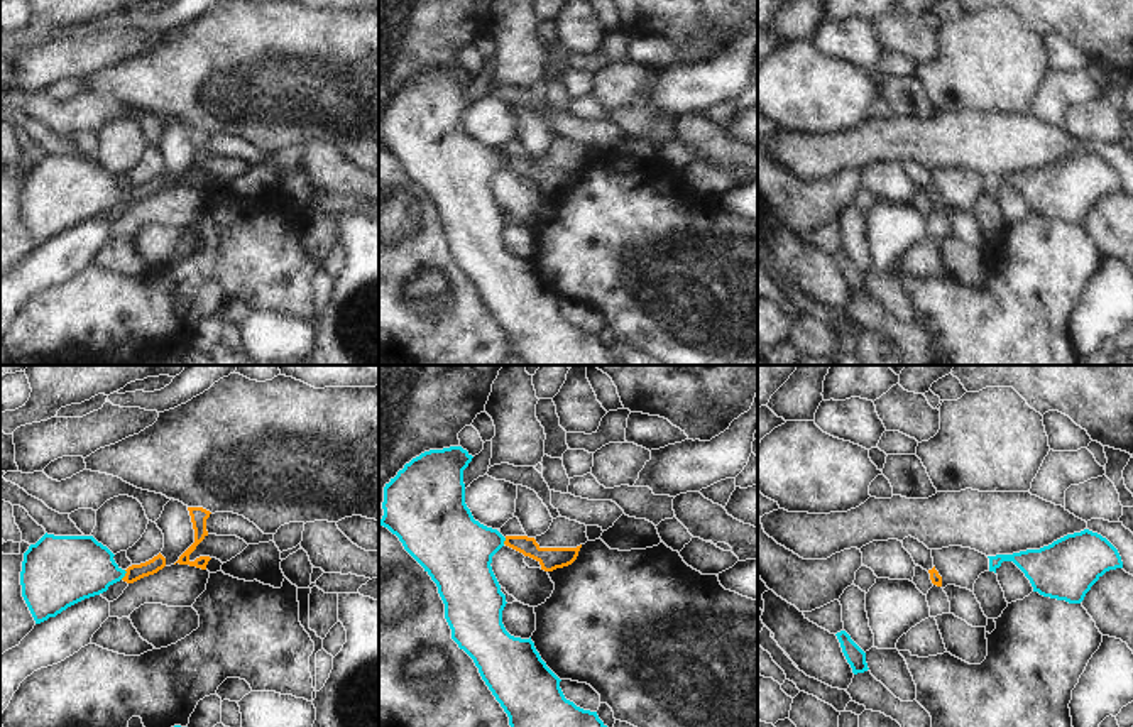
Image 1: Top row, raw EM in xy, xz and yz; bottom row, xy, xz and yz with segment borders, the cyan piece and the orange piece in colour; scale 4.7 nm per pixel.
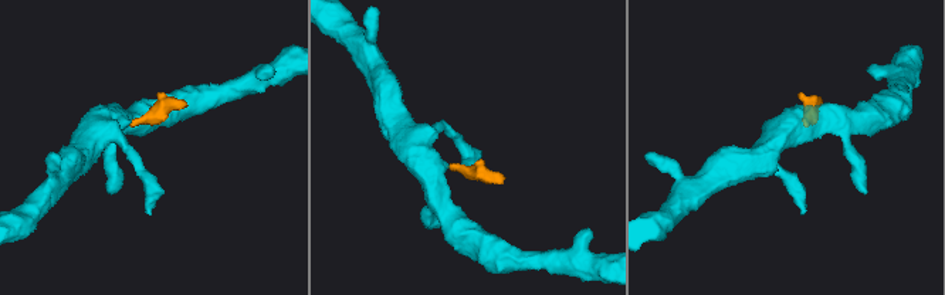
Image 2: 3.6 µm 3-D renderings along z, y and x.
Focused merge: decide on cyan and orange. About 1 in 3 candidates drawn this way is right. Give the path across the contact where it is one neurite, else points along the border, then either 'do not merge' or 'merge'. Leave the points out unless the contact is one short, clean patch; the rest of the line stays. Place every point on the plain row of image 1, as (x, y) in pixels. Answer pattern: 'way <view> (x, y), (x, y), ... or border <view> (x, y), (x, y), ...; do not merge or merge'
way xy (73, 190), (124, 196), (136, 193); merge

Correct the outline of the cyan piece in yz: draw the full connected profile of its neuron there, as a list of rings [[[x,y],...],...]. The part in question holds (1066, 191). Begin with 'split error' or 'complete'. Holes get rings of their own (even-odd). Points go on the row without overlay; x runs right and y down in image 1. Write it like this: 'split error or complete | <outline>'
complete | [[[1084,150],[1040,171],[989,179],[989,193],[1013,183],[1043,218],[1081,225],[1091,208],[1109,191],[1123,189],[1118,171],[1101,156]]]

